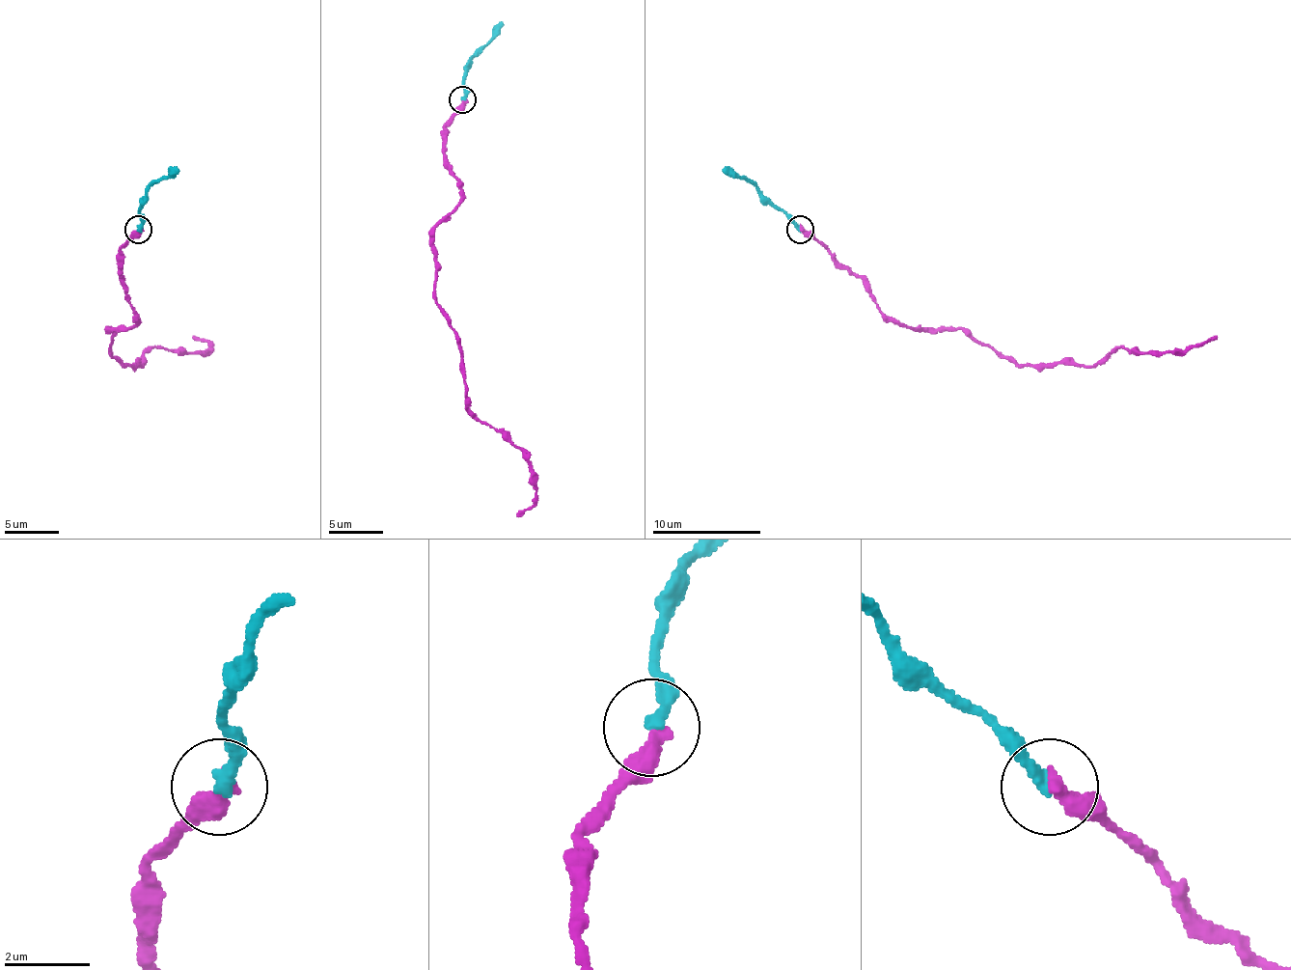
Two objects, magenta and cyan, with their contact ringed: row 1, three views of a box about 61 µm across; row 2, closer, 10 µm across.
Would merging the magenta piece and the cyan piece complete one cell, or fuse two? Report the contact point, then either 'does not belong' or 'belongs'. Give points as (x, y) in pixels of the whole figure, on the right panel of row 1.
(800, 229) | belongs

